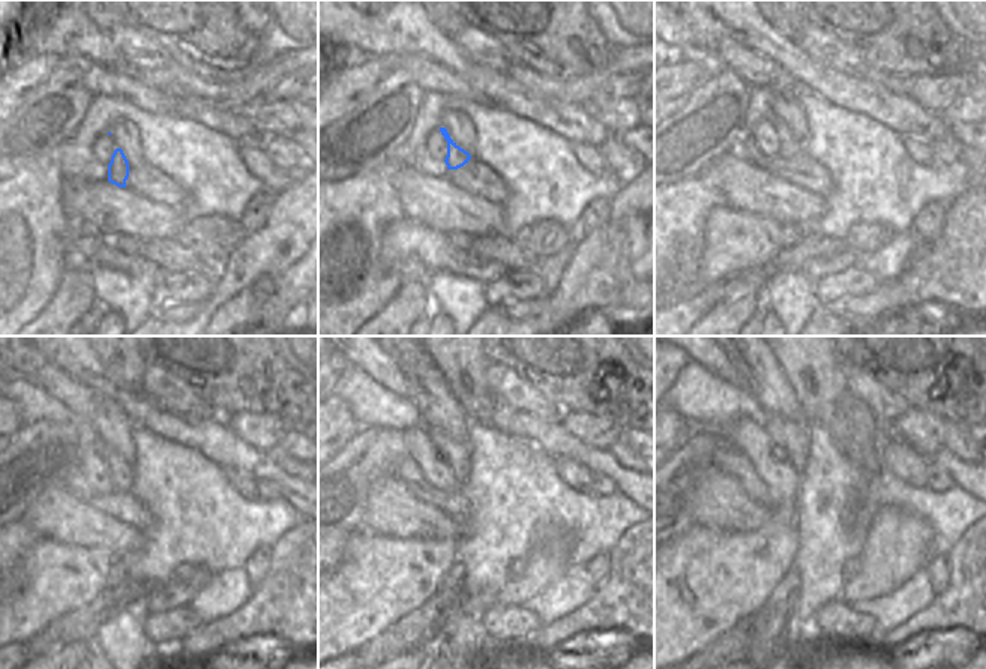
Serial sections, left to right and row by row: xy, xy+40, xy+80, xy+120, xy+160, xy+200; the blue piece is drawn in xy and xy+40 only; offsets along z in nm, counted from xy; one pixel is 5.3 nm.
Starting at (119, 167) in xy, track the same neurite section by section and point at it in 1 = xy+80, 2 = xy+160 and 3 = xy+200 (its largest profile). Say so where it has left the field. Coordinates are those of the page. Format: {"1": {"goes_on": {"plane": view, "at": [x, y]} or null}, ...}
{"1": {"goes_on": {"plane": "xy+80", "at": [791, 146]}}, "2": {"goes_on": {"plane": "xy+160", "at": [456, 455]}}, "3": {"goes_on": {"plane": "xy+200", "at": [790, 441]}}}

